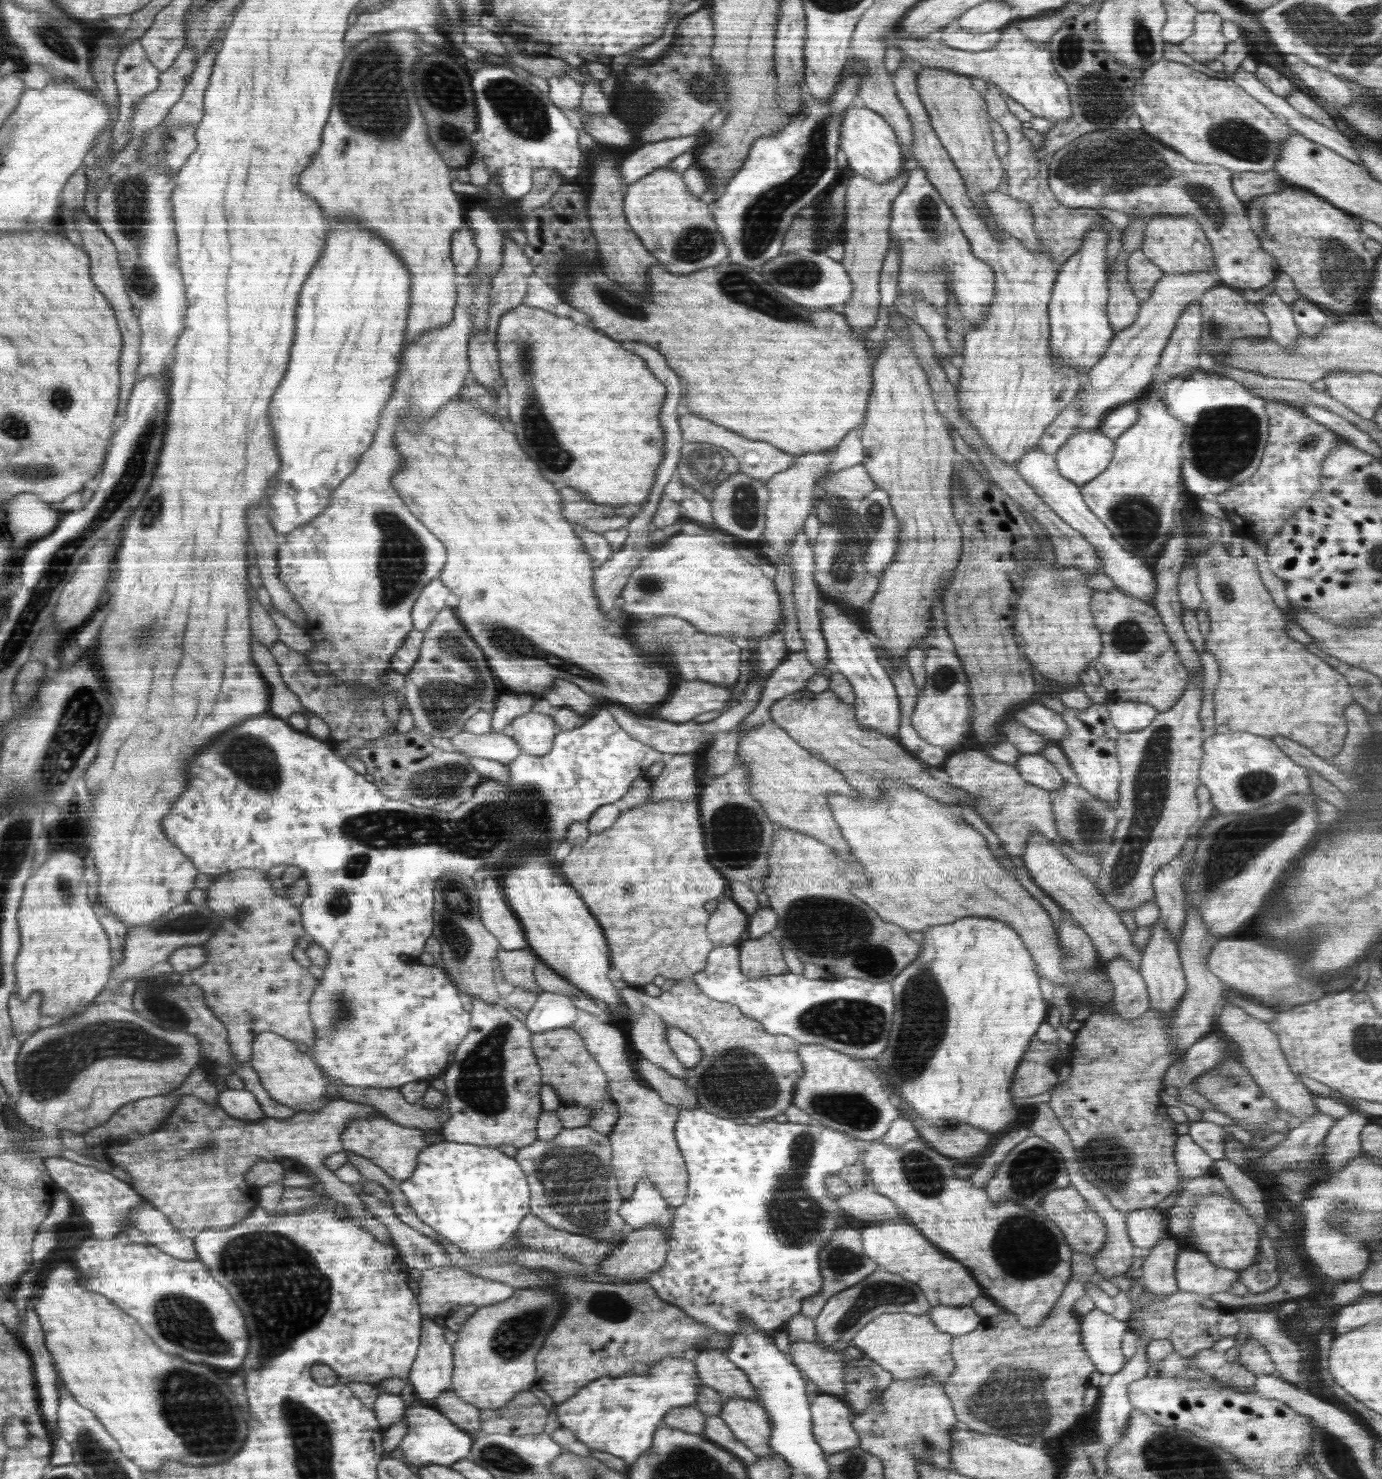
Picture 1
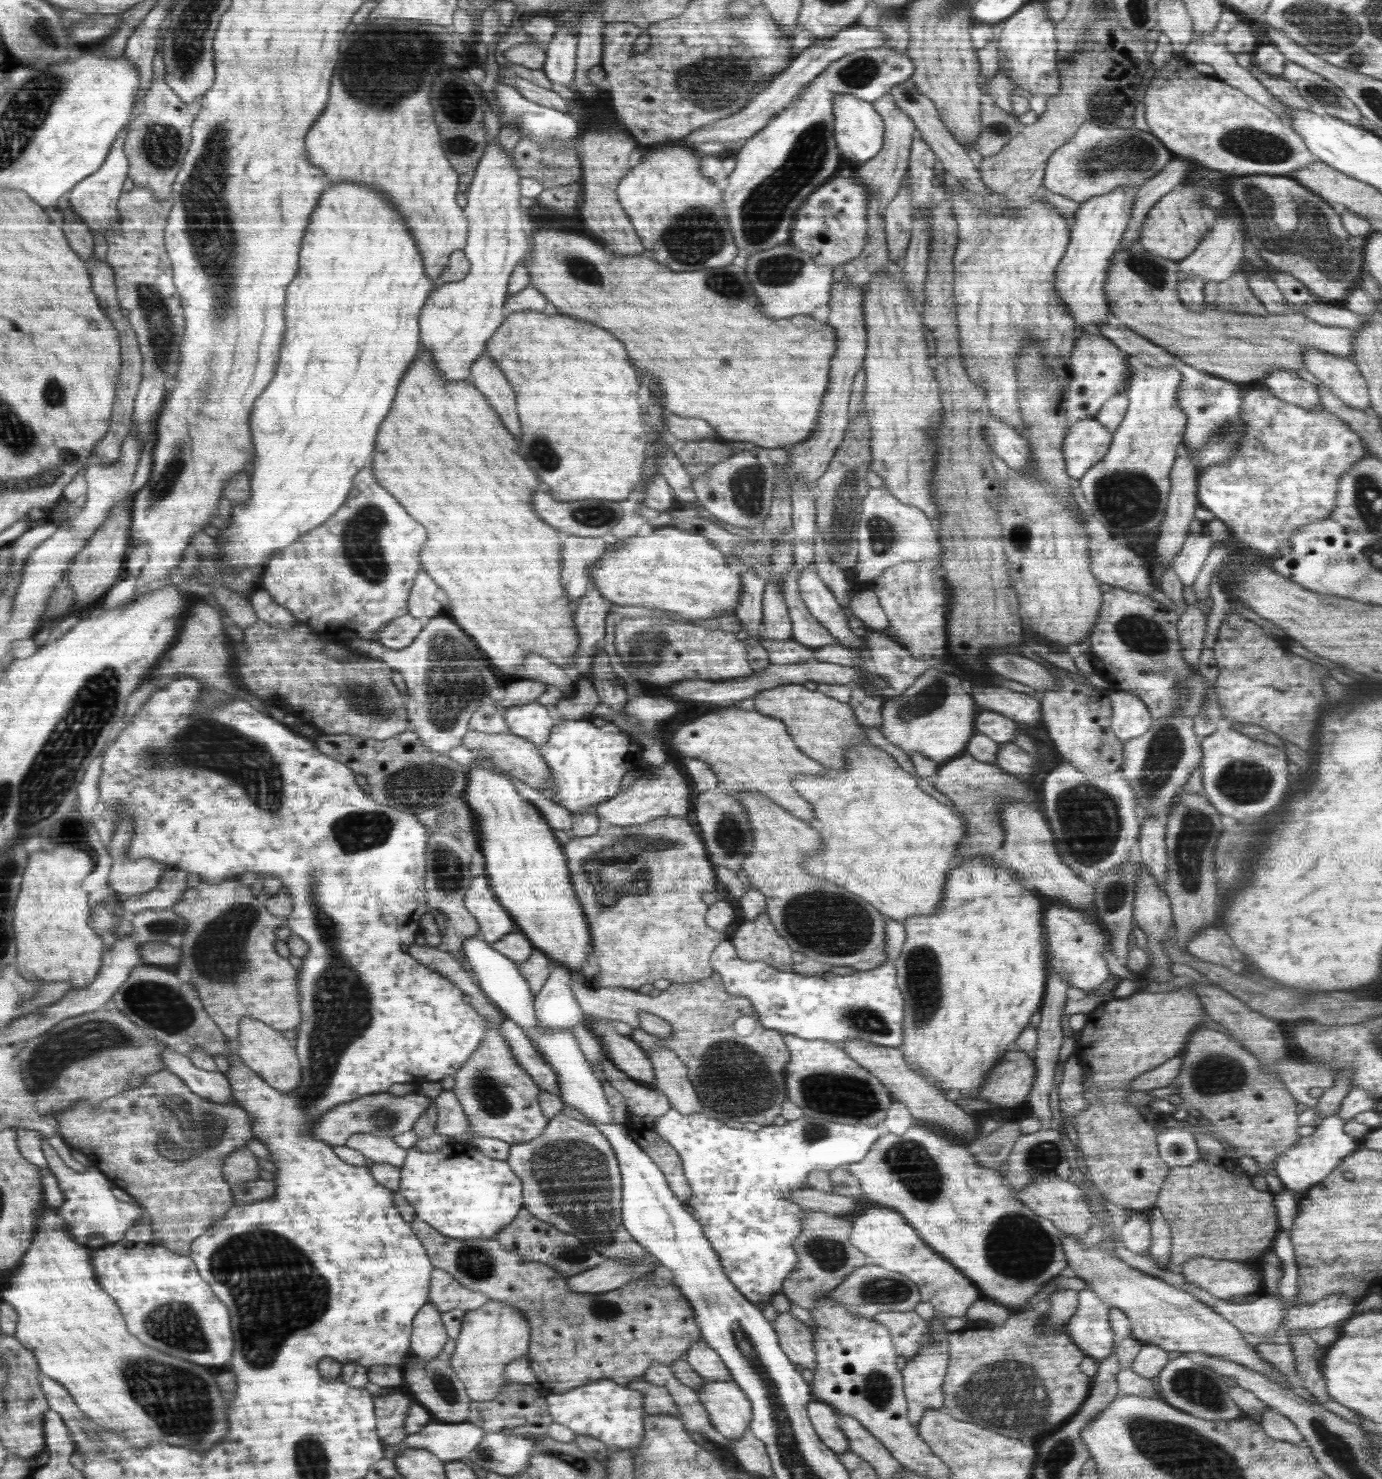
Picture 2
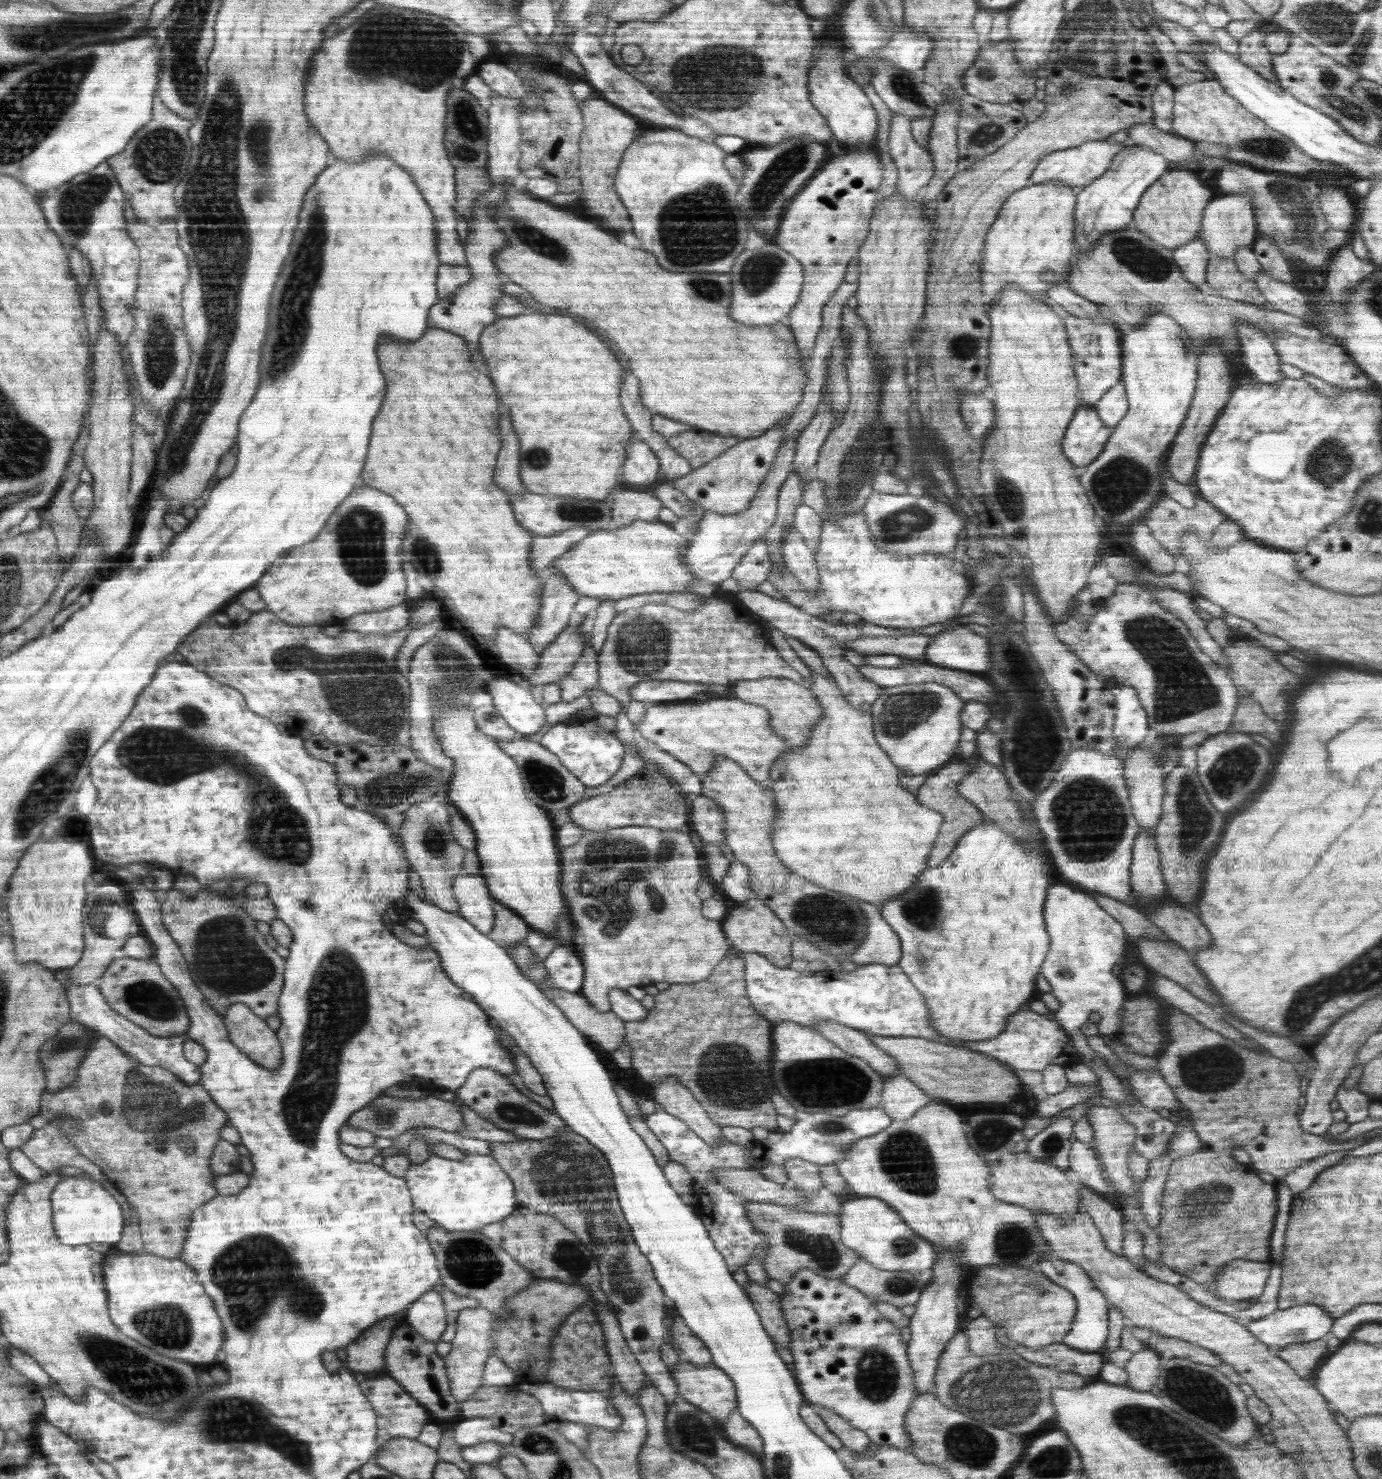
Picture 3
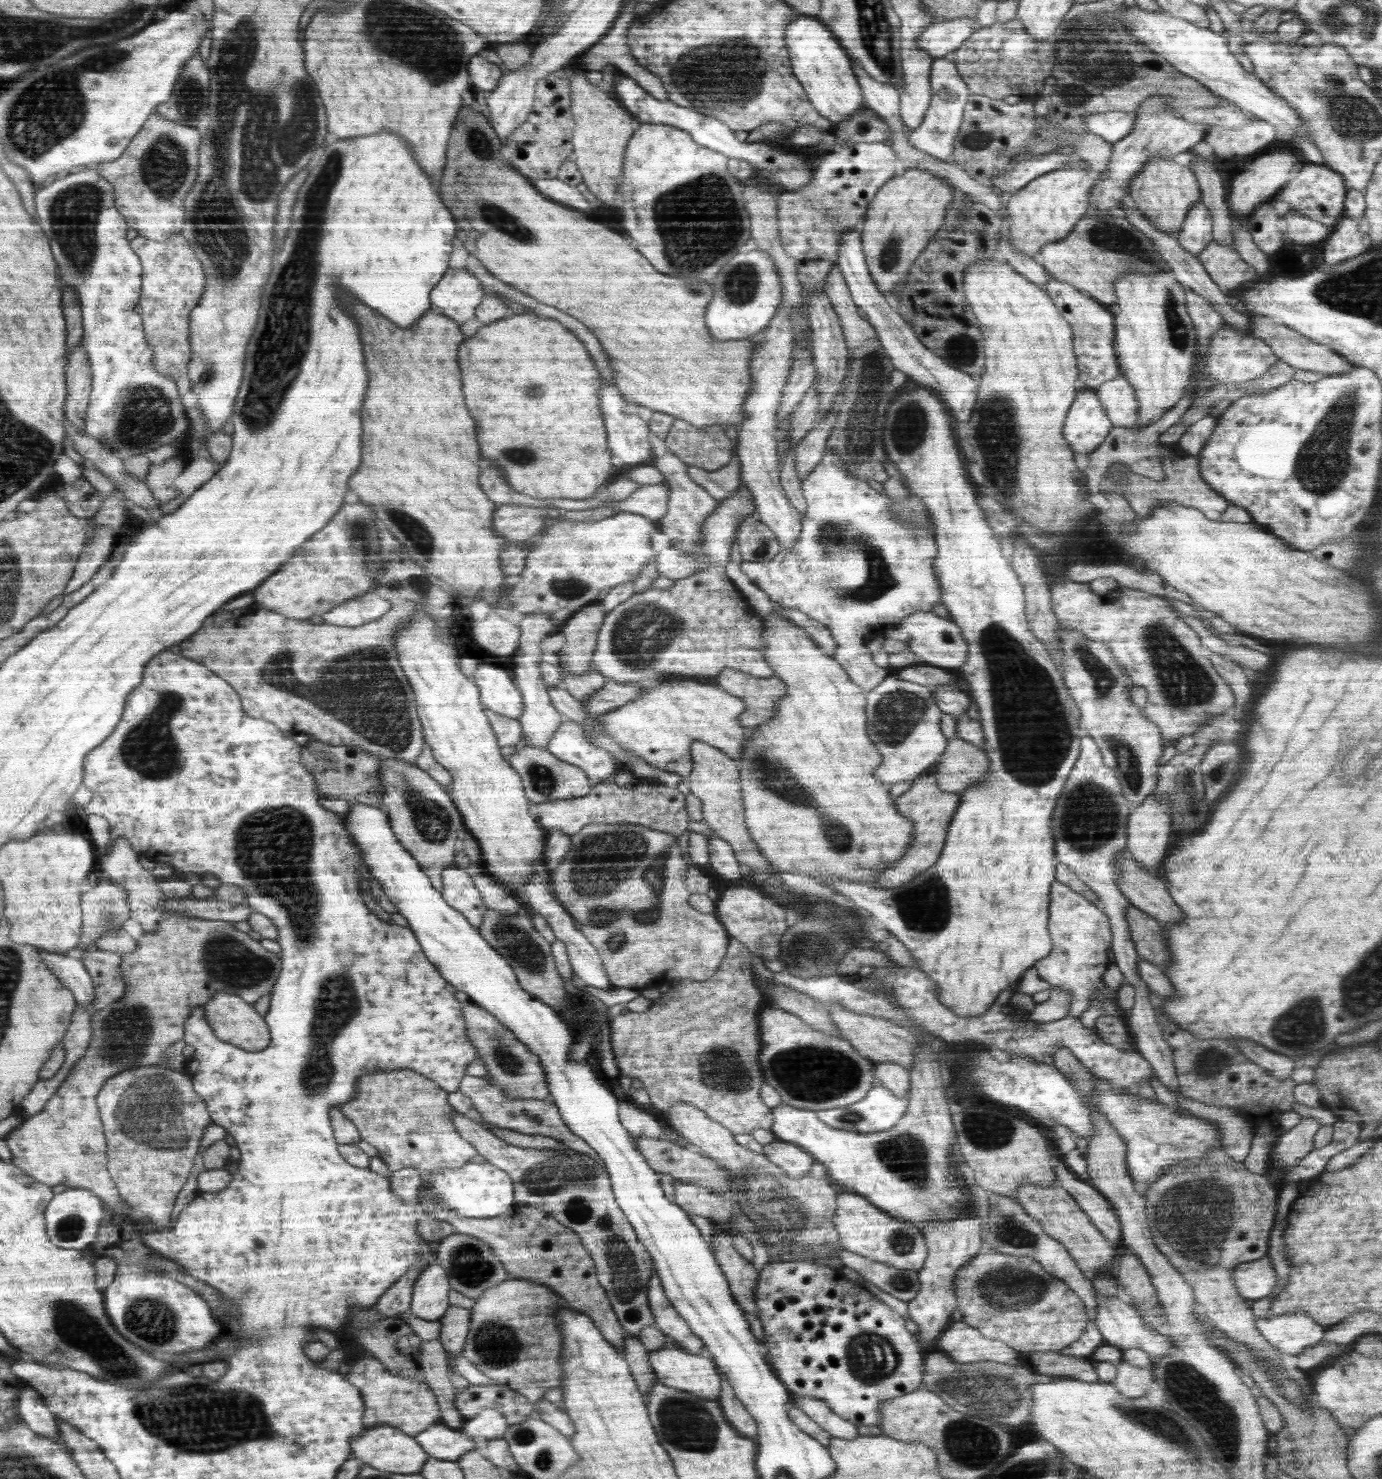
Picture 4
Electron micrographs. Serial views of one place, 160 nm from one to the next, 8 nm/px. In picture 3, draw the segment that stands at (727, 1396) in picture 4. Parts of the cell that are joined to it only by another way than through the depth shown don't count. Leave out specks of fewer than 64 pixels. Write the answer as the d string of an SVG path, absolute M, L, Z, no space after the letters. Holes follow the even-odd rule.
M734 1410L730 1414L730 1418L726 1420L723 1430L730 1443L734 1443L736 1446L744 1446L744 1450L754 1454L762 1455L764 1453L764 1440L750 1426L749 1422L742 1418L742 1414L738 1410Z

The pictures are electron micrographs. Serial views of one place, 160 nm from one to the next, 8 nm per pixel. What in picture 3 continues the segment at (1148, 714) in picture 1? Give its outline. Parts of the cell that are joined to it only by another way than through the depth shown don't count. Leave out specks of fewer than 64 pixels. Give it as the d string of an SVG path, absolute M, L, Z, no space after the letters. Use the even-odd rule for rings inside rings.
M1114 685L1108 687L1115 700L1115 721L1113 740L1116 741L1116 750L1113 756L1117 759L1128 759L1127 754L1137 744L1142 743L1150 728L1147 712L1142 706L1137 690L1131 686Z

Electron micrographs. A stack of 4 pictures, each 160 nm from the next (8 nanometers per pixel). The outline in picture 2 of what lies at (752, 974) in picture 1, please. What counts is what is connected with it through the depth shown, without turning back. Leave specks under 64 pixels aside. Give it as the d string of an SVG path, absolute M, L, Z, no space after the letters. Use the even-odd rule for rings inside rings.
M766 913L742 922L729 942L736 948L738 958L746 962L766 962L776 970L792 971L792 950Z

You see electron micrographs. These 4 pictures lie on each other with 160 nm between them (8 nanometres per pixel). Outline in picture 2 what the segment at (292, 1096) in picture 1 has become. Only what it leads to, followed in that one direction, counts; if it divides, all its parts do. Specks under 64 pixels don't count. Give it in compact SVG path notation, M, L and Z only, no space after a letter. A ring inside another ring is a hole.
M242 1017L237 1056L256 1076L279 1091L293 1091L301 1084L302 1064L297 1055L295 1041L286 1039L281 1031L255 1018Z

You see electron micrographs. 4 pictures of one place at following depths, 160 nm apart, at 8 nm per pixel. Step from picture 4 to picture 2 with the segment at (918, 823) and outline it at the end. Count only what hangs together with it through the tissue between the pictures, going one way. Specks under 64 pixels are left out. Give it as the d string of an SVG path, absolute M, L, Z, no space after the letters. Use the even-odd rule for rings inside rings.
M968 753L952 762L941 764L931 782L954 806L955 812L966 822L966 836L957 846L959 857L992 856L1004 845L1005 829L1001 825L999 810L1008 801L1026 803L1035 809L1037 795L1020 776L1004 771L995 763L980 762Z

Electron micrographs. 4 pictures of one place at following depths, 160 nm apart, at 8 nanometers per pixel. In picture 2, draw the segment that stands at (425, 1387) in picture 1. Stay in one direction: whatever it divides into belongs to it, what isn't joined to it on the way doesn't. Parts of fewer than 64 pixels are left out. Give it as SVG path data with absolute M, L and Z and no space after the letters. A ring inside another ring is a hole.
M428 1301L414 1317L413 1352L426 1362L442 1356L448 1340L447 1328L444 1328L445 1324L442 1324L440 1311L436 1307L436 1304Z

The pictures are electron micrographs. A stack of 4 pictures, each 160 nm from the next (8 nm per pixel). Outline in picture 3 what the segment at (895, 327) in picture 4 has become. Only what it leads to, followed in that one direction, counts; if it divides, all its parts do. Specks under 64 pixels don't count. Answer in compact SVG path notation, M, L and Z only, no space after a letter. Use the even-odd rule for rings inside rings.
M982 393L964 394L959 404L959 413L976 440L981 440L994 424L994 405Z

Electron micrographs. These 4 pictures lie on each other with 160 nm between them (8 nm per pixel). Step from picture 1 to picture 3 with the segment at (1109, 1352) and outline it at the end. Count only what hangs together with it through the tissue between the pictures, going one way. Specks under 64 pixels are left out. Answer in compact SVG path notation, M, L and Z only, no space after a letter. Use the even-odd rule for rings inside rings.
M1052 1254L1041 1258L1039 1271L1058 1283L1058 1286L1069 1290L1077 1302L1077 1311L1073 1323L1067 1335L1062 1339L1062 1343L1079 1351L1102 1353L1109 1333L1108 1313L1110 1308L1104 1293L1093 1285L1091 1278L1085 1270L1082 1270L1081 1266L1073 1262L1063 1261Z

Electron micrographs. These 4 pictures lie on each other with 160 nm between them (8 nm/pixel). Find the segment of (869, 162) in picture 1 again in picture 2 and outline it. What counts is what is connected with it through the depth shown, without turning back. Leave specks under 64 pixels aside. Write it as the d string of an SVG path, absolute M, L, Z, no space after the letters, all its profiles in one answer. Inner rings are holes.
M851 94L834 95L832 102L836 131L833 137L848 163L856 168L876 157L881 152L880 148L884 148L882 136L885 136L885 122L882 122L883 118L873 107L873 103Z

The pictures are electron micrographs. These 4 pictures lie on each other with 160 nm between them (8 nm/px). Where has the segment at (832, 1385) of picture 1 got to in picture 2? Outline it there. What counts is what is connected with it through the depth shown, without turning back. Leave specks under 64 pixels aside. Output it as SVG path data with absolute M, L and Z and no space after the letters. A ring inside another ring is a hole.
M778 1313L773 1326L776 1326L781 1349L788 1357L796 1365L814 1372L817 1362L811 1329L791 1313Z

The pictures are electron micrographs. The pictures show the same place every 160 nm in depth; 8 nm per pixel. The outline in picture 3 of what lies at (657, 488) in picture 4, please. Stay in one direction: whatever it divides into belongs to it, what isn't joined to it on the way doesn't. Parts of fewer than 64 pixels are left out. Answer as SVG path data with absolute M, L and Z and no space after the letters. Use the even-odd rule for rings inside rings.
M631 487L625 490L611 501L613 509L612 528L624 528L630 526L634 520L652 522L658 520L658 513L663 504L651 492L638 491Z

